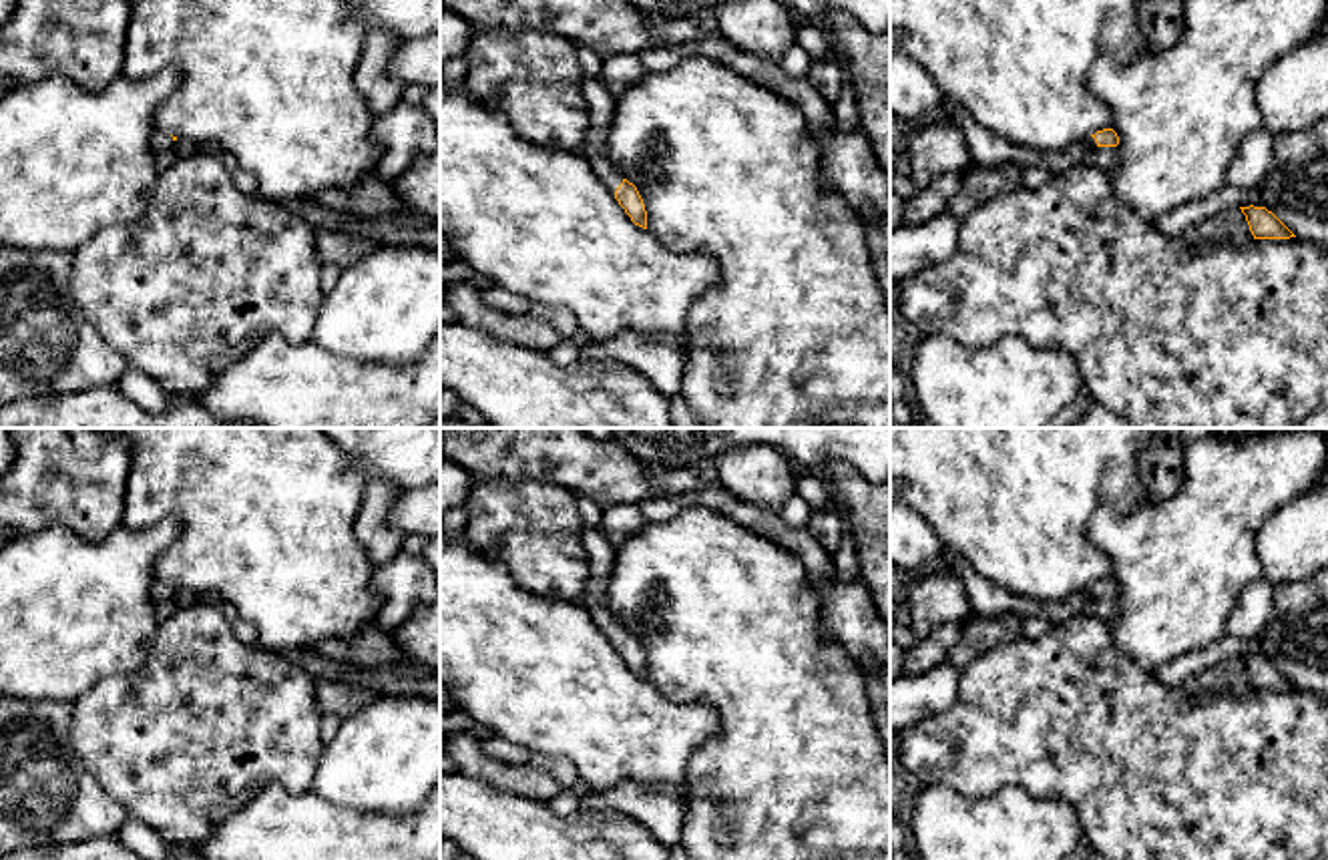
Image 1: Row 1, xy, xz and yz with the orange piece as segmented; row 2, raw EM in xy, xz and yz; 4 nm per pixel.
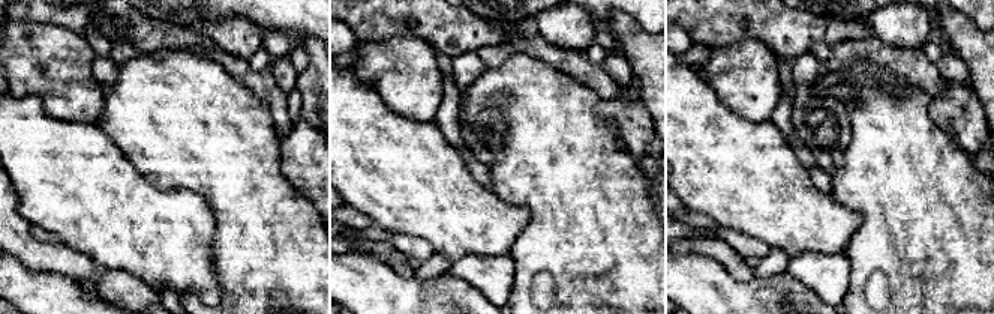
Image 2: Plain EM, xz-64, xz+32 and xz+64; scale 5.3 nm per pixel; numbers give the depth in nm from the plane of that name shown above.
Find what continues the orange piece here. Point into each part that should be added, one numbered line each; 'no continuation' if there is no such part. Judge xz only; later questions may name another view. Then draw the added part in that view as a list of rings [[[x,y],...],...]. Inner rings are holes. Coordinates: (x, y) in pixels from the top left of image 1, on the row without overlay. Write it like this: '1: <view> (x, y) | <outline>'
1: xz (601, 553) | [[[585,526],[585,549],[591,577],[581,603],[589,609],[599,629],[615,643],[625,629],[623,623],[609,611],[605,601],[609,575],[615,563],[615,547],[603,528]]]

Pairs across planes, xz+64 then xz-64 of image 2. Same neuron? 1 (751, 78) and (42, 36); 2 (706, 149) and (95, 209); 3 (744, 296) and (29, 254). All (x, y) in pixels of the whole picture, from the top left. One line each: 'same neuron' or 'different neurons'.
1: same neuron
2: same neuron
3: different neurons

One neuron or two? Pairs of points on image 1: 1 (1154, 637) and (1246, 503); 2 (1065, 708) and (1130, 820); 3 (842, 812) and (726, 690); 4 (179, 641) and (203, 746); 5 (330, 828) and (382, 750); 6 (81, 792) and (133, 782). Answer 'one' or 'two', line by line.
1: one
2: one
3: one
4: one
5: two
6: two

